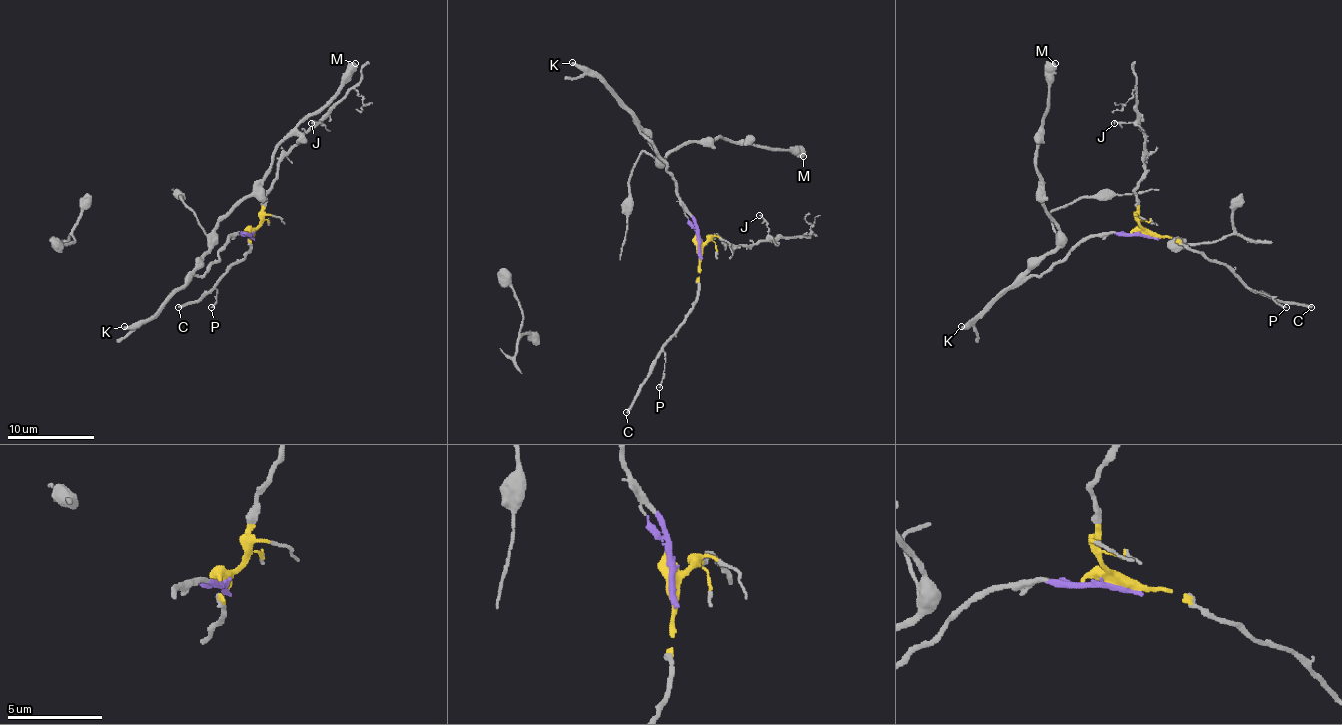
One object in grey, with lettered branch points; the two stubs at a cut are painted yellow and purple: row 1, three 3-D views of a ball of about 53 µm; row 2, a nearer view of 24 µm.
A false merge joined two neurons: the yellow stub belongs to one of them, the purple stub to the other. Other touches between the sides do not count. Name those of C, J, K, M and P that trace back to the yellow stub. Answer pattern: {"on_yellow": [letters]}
{"on_yellow": ["C", "J", "P"]}

